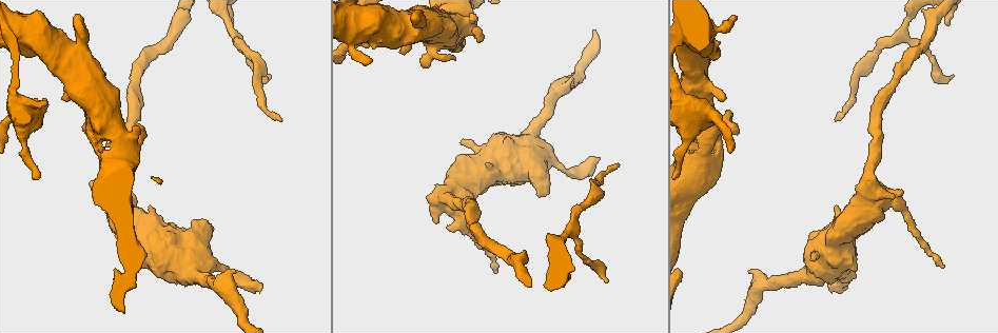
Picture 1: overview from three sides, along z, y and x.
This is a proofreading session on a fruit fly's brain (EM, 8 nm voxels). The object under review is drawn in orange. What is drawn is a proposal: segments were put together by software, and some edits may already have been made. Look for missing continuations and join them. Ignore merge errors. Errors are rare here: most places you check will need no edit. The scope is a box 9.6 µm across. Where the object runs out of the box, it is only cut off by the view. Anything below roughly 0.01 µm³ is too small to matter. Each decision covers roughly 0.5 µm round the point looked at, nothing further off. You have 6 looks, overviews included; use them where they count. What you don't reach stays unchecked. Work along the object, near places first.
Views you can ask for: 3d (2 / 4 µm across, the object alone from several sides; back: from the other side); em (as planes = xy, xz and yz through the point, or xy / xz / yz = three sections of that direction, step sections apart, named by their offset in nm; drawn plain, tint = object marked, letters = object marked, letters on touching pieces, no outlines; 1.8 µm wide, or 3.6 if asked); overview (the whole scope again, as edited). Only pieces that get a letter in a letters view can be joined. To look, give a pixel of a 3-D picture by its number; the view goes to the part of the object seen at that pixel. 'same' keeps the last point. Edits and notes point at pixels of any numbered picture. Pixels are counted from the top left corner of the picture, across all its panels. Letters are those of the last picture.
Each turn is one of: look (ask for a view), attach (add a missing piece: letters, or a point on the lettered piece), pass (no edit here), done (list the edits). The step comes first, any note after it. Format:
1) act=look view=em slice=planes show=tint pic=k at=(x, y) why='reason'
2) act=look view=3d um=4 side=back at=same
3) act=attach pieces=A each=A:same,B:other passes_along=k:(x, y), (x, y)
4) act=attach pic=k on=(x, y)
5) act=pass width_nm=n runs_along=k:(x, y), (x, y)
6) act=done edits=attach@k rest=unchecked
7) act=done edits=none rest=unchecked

act=look view=em slice=yz step=4 show=letters pic=1 at=(617, 163) why='free end'

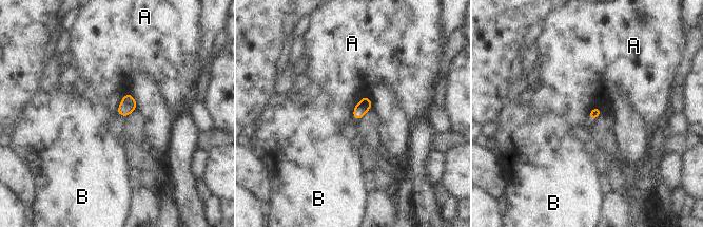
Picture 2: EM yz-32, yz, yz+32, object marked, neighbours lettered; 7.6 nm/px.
act=pass each=A:other,B:other border=2:(370, 98), (363, 97), (355, 105) found='no lettered piece goes on from it'

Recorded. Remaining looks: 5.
act=look view=em slice=planes show=letters pic=1 at=(271, 75) why='free end'

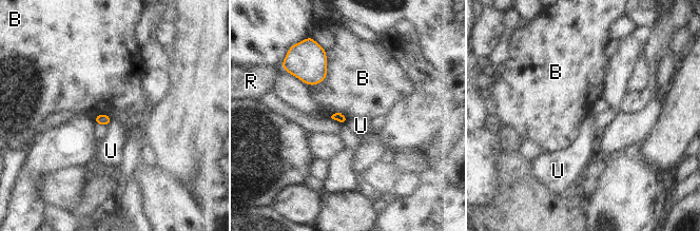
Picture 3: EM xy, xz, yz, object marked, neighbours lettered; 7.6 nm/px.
act=pass each=B:other,R:other,U:other border=3:(327, 51), (326, 77), (309, 85) found='no lettered piece goes on from it'

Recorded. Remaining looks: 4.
act=look view=3d um=2 pic=1 at=(944, 267) why='tapers out'

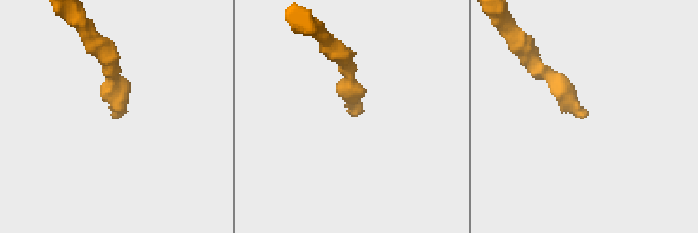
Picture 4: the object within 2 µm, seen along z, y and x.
act=look view=em slice=planes show=tint pic=4 at=(587, 113)

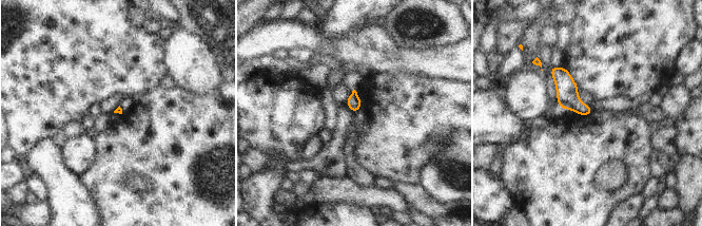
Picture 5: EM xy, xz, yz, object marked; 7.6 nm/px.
act=look view=em slice=planes show=letters at=same

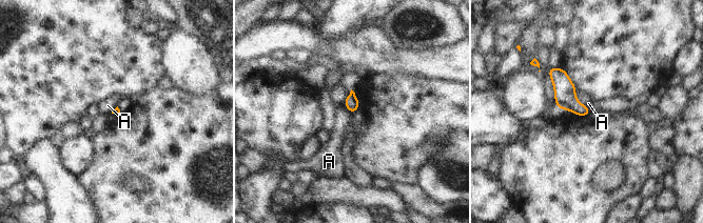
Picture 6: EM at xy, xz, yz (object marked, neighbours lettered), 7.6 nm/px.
act=pass each=A:other found='no lettered piece goes on from it'

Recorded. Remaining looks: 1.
act=done edits=none rest=unchecked

